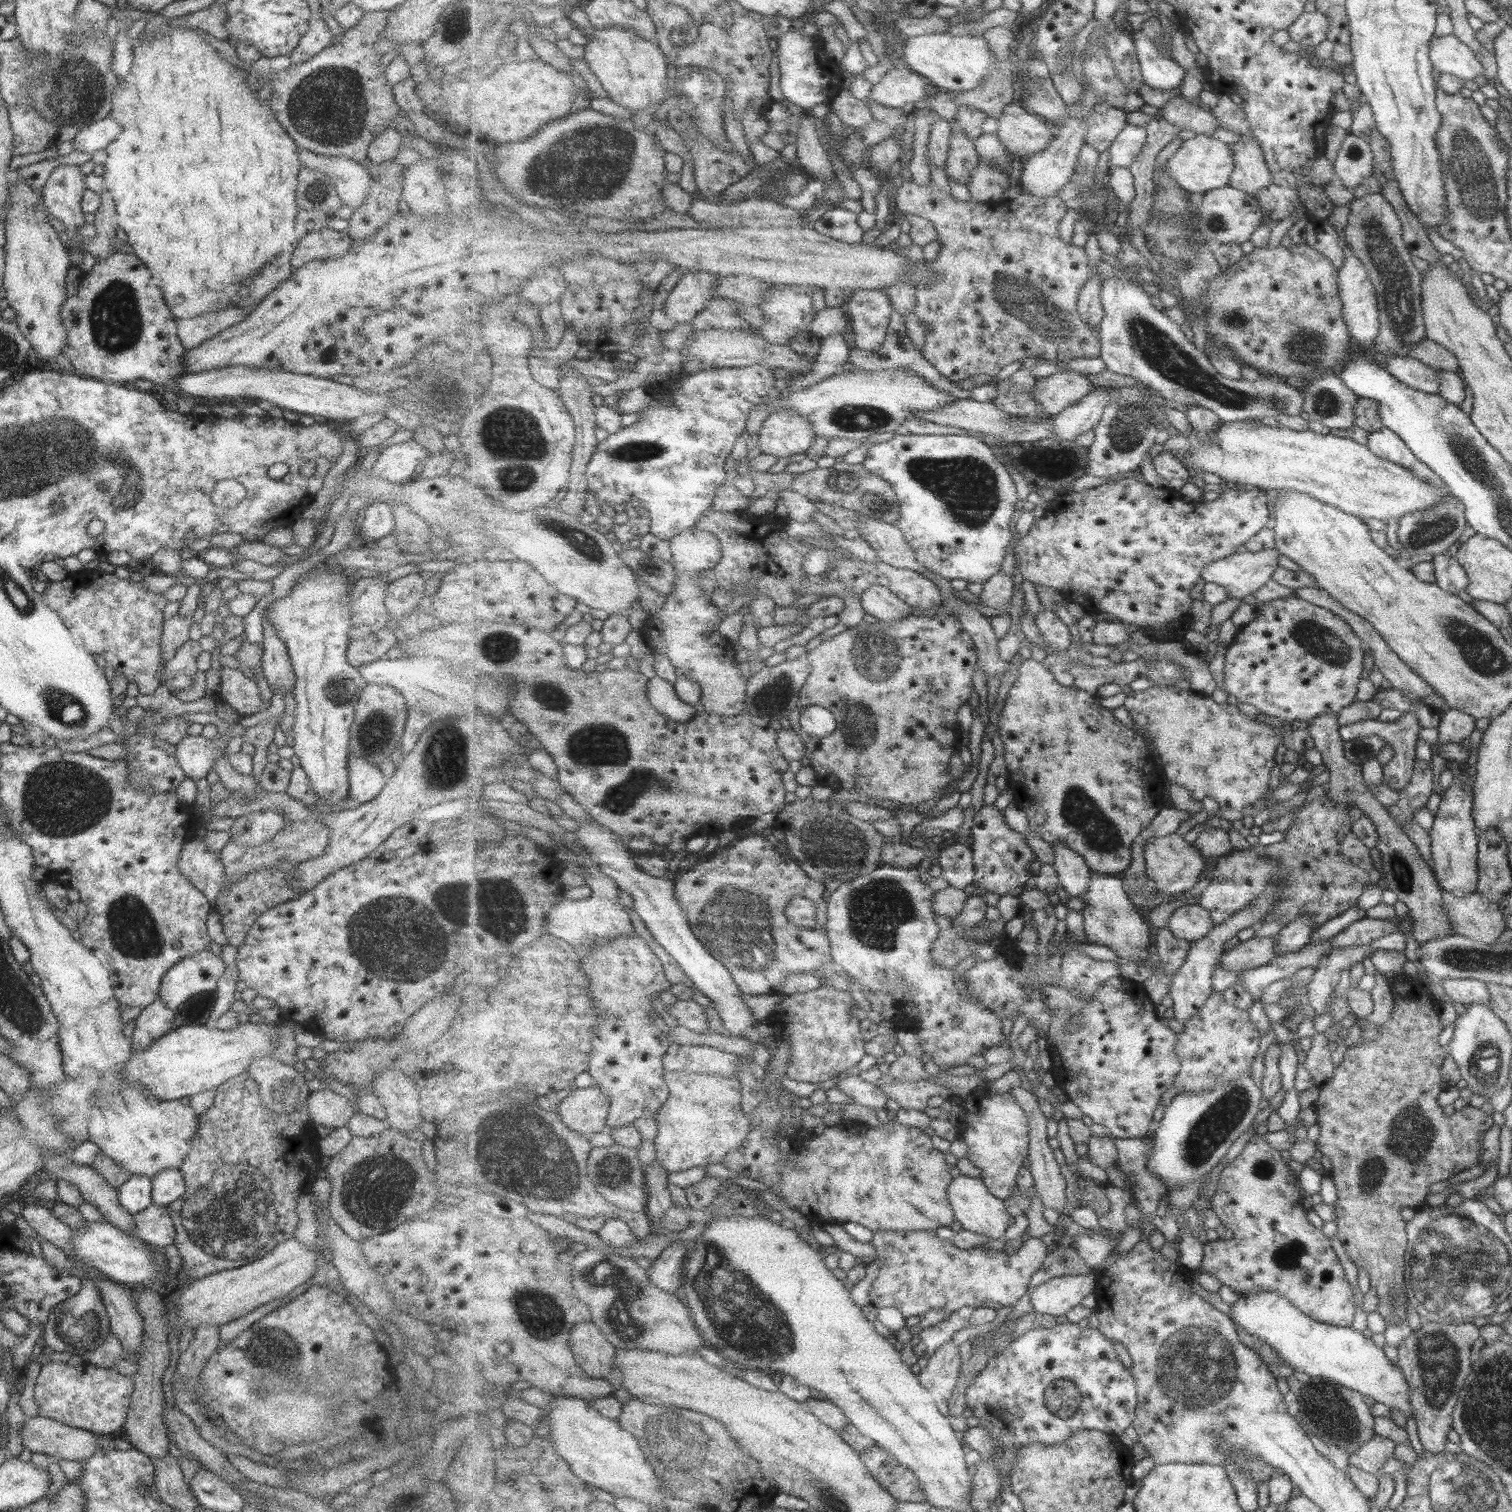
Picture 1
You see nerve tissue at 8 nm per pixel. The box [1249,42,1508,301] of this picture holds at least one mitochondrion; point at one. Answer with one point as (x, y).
(1475, 179)

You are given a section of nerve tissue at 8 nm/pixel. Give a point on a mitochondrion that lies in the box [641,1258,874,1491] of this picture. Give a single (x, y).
(682, 1449)

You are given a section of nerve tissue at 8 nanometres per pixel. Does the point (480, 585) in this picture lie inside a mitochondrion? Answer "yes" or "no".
no

